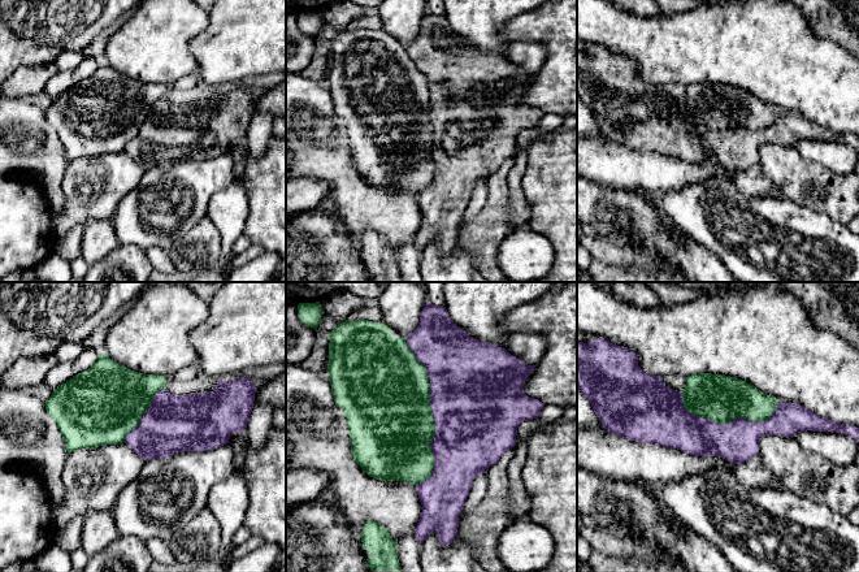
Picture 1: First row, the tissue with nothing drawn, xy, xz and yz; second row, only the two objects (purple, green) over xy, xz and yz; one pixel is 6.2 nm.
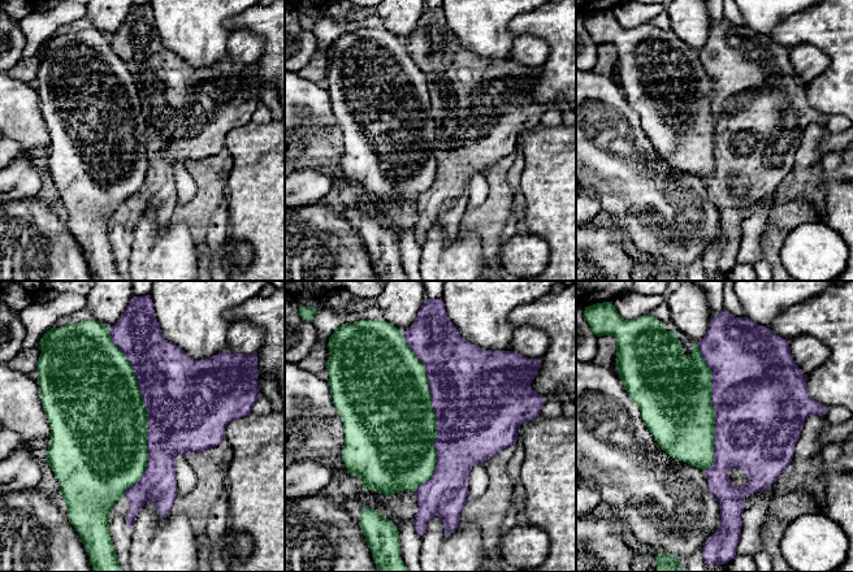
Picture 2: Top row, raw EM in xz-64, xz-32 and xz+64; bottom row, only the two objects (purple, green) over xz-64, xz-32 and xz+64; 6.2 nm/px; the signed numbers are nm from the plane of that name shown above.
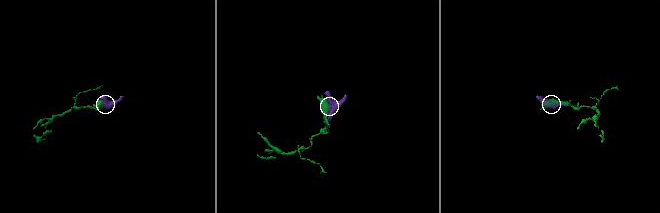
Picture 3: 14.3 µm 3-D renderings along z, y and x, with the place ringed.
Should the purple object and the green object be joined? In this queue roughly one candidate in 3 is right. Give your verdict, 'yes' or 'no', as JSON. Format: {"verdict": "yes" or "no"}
{"verdict": "no"}

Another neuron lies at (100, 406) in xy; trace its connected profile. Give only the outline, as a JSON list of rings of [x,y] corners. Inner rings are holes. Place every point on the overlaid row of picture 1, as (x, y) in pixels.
[[[105,354],[96,363],[57,387],[45,400],[47,413],[55,420],[68,454],[82,448],[123,443],[149,408],[156,393],[165,390],[168,378],[131,370]]]

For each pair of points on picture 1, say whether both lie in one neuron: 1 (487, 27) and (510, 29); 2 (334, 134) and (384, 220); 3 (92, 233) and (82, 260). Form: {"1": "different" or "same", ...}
{"1": "different", "2": "same", "3": "same"}

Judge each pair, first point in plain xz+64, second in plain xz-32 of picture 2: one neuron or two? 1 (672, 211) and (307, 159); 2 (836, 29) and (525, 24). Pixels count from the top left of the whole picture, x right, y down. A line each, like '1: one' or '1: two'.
1: one
2: one

